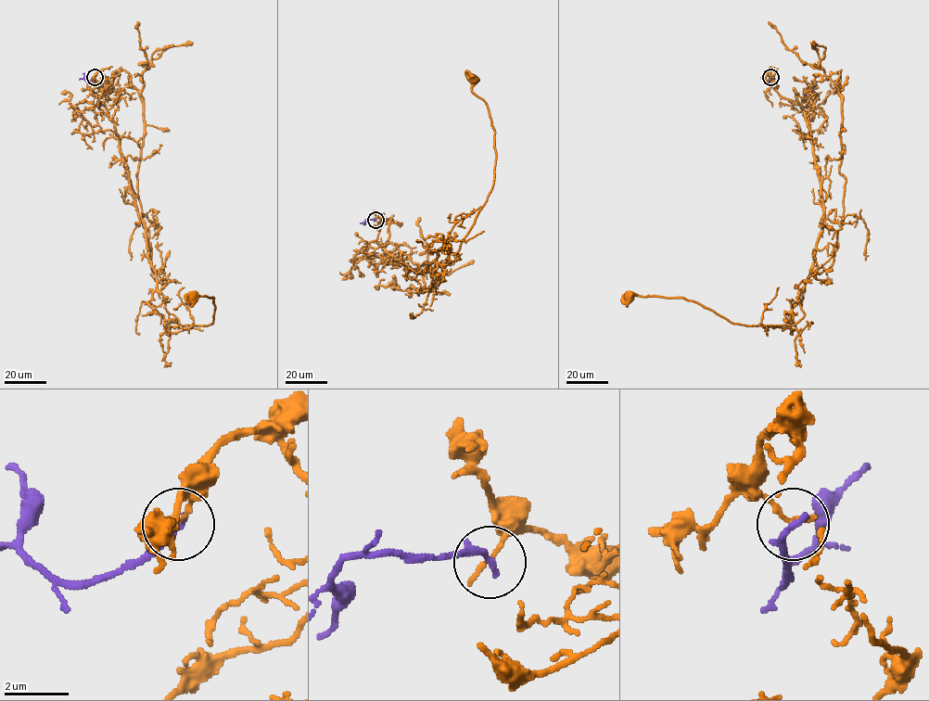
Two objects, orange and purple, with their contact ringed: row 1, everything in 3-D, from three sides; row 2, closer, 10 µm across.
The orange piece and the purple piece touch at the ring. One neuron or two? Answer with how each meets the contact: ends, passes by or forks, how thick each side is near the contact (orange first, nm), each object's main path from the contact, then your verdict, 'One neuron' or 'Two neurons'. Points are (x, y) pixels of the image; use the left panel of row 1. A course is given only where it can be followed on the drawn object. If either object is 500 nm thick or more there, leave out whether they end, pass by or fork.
At the ring orange ends. At the ring purple ends. Thickness 170 nm (orange) against 240 nm. Course of orange: (95, 77), (99, 70), (105, 76), (104, 104), (165, 309), (181, 325), (210, 325), (214, 298), (192, 296). Course of purple: (95, 77), (86, 81), (83, 73). Two neurons

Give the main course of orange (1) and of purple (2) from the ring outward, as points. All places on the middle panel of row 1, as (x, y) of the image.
1: (375, 220), (388, 223), (388, 252), (414, 272), (440, 248), (459, 249), (496, 159), (473, 79)
2: (375, 220), (367, 219), (364, 224)

